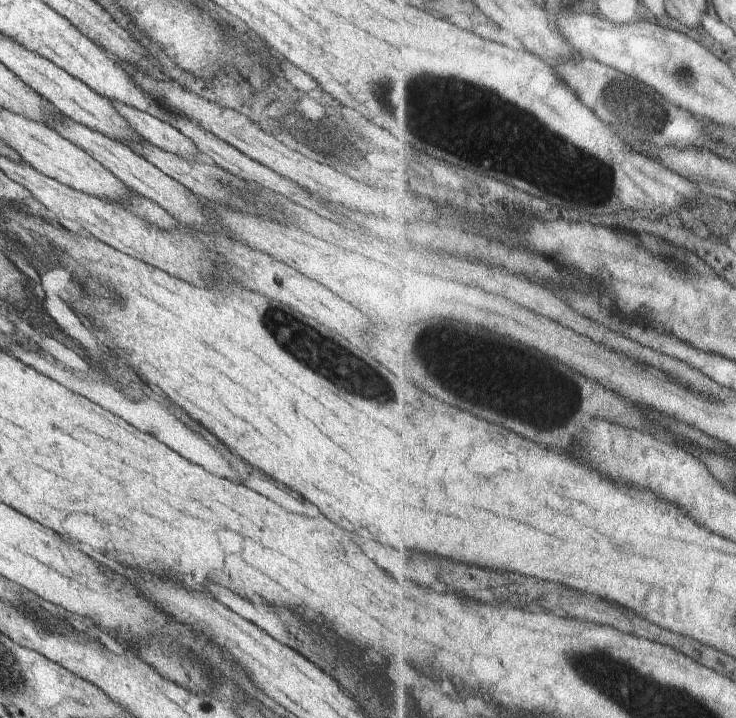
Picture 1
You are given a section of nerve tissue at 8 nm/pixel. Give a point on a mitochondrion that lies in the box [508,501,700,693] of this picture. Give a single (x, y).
(584, 659)

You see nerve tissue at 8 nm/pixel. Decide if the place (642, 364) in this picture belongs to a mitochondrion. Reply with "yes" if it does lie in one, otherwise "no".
no

